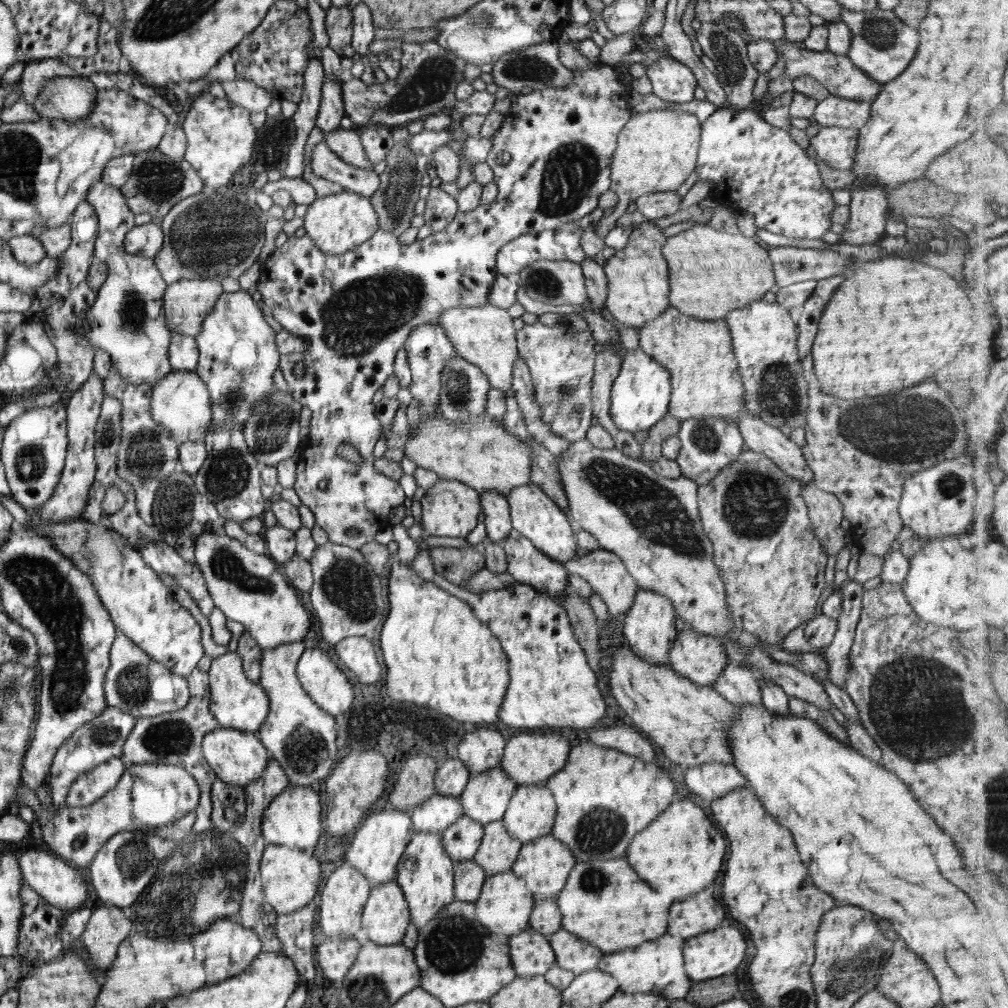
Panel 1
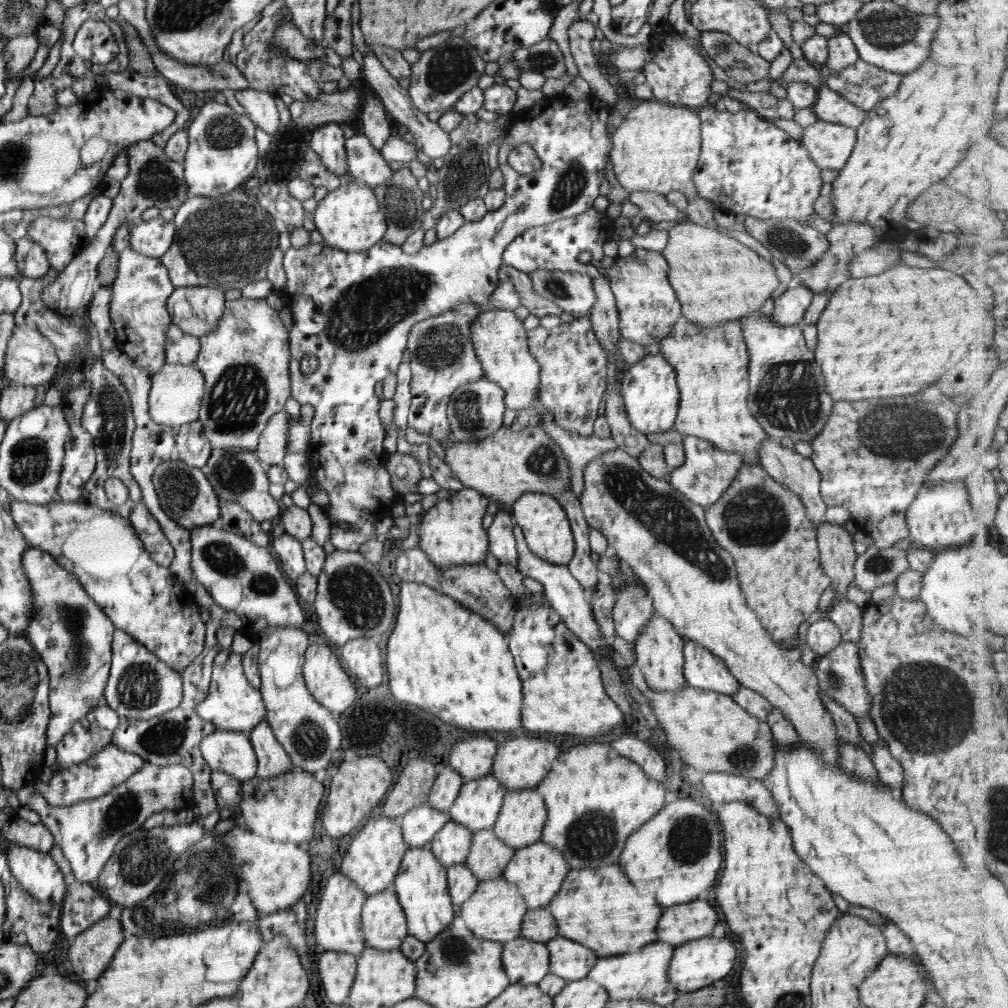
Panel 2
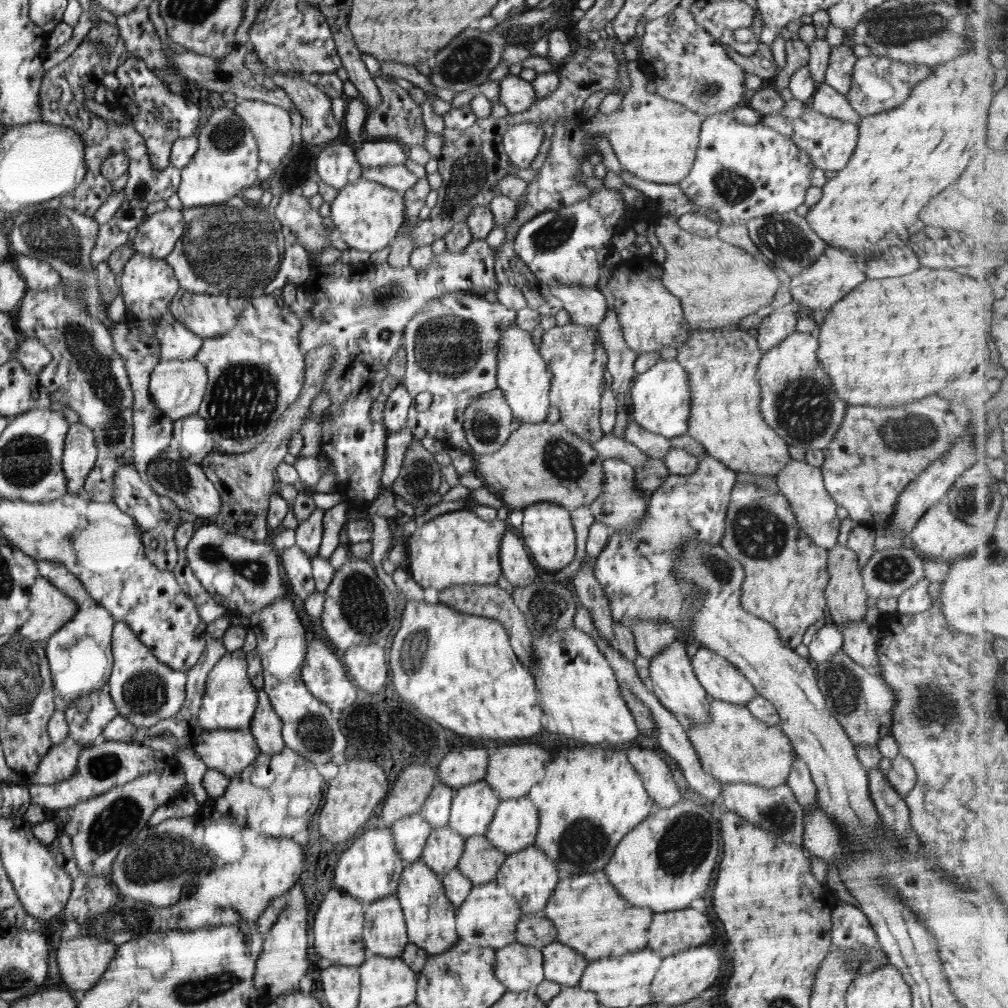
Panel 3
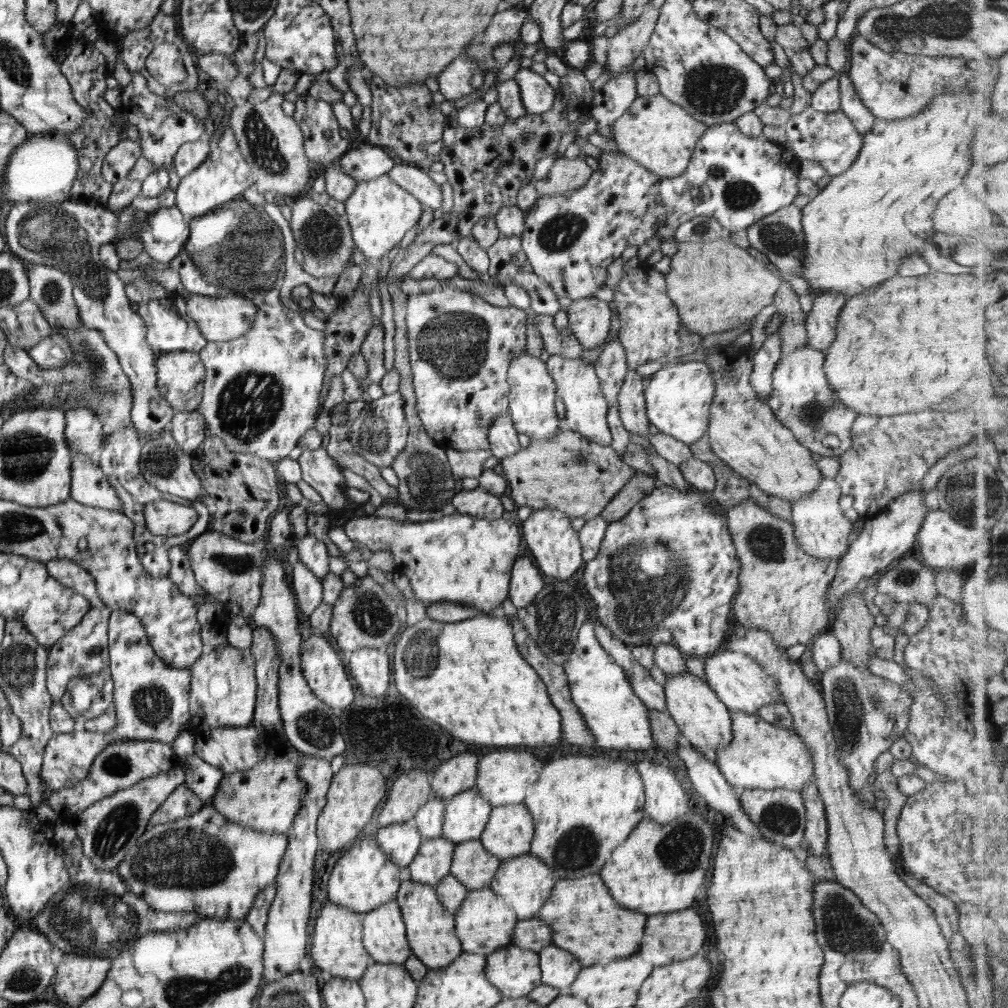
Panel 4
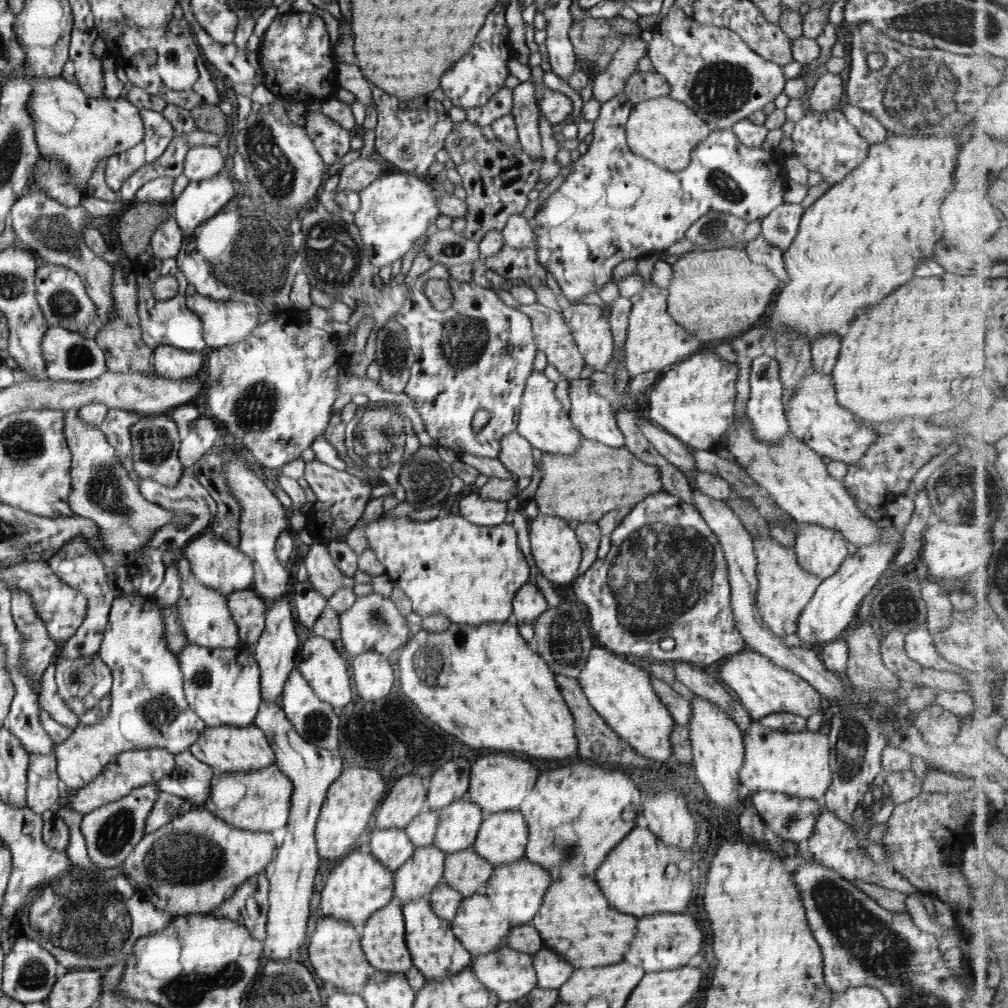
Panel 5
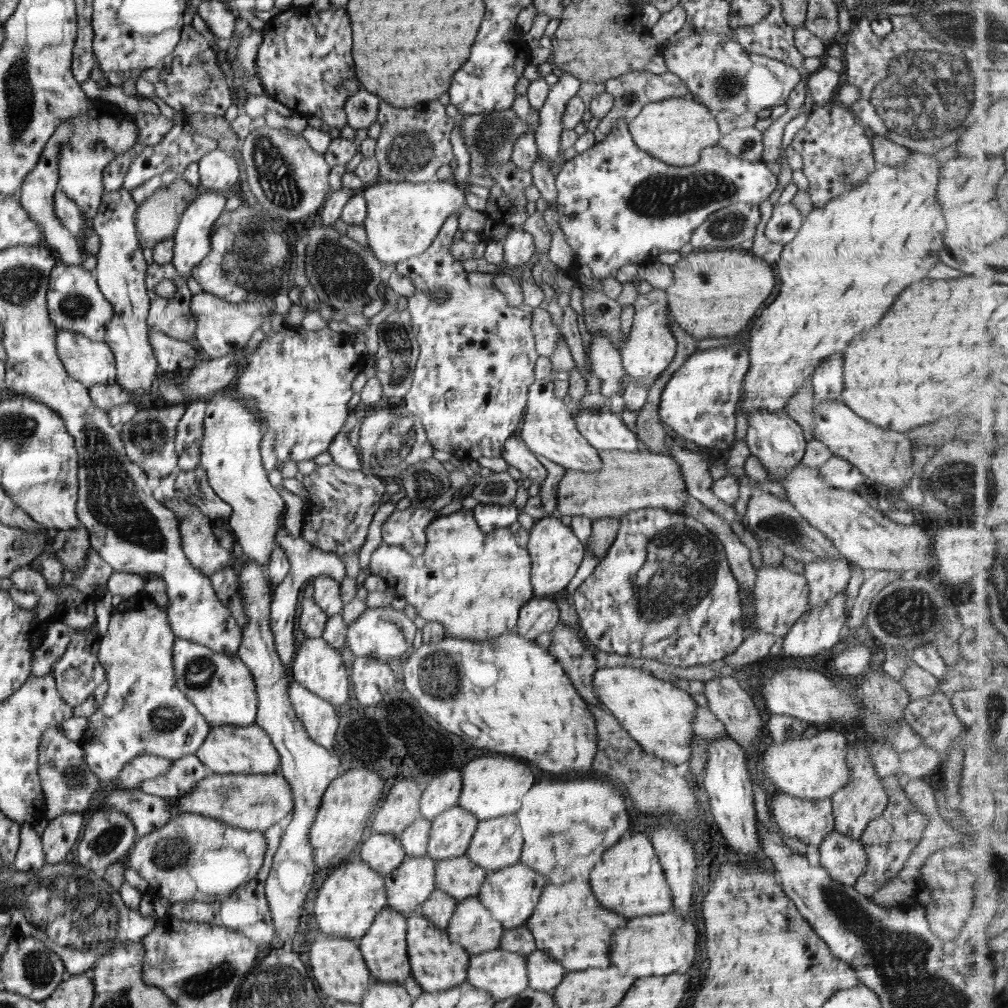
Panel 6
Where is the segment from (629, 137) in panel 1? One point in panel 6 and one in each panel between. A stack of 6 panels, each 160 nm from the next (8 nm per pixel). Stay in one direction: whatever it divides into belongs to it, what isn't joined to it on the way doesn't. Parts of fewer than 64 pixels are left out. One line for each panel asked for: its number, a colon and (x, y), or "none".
2: (656, 148)
3: (657, 140)
4: (659, 135)
5: (662, 130)
6: (676, 130)

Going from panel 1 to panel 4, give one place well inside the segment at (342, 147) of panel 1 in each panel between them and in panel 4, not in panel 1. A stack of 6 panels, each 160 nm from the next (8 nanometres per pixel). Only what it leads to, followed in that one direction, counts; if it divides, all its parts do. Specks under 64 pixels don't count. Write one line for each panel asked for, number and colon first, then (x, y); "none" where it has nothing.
2: (366, 164)
3: (399, 178)
4: (412, 178)

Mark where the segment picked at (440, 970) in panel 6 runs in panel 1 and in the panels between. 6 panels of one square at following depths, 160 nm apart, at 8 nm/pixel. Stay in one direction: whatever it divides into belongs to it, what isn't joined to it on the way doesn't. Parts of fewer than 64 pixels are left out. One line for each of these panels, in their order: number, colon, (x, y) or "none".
1: (425, 873)
2: (421, 885)
3: (430, 917)
4: (430, 929)
5: (435, 951)

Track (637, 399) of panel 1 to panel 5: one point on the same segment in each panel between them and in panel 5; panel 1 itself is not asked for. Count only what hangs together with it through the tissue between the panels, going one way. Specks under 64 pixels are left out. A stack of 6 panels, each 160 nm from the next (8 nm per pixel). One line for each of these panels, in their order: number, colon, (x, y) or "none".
2: (649, 389)
3: (661, 397)
4: (677, 398)
5: (693, 400)

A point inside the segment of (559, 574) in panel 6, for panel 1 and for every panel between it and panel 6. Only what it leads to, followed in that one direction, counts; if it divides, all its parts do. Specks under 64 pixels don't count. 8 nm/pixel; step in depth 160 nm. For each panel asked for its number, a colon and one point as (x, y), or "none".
1: (534, 514)
2: (546, 528)
3: (547, 530)
4: (555, 545)
5: (555, 548)

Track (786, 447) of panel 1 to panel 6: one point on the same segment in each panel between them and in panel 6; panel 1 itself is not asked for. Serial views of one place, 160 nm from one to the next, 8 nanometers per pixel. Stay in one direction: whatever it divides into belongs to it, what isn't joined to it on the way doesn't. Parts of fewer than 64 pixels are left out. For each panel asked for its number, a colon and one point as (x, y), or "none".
2: (798, 473)
3: (802, 484)
4: (820, 528)
5: (820, 551)
6: (825, 579)

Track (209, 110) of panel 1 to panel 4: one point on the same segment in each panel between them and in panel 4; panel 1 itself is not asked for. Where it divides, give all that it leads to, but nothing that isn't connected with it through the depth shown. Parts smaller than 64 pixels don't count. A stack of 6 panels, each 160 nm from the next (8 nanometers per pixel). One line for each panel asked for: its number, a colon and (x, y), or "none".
2: (222, 152)
3: (224, 165)
4: (224, 175)

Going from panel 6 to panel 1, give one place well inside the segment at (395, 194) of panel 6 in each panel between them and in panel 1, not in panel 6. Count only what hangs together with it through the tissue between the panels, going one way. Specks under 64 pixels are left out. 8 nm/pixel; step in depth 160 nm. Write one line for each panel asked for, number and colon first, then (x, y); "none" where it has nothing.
1: (337, 223)
2: (349, 219)
3: (367, 215)
4: (380, 212)
5: (396, 210)

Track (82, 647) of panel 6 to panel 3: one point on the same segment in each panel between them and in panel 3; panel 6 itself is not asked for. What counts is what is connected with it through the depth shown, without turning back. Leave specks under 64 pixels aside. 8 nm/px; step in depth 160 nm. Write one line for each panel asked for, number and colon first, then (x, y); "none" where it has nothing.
3: (87, 717)
4: (87, 698)
5: (83, 683)

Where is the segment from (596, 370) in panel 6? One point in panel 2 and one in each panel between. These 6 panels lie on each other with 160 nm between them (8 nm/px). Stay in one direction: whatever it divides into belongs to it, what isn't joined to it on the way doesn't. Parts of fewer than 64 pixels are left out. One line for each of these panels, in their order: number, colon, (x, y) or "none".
2: (573, 292)
3: (586, 306)
4: (589, 318)
5: (591, 331)

